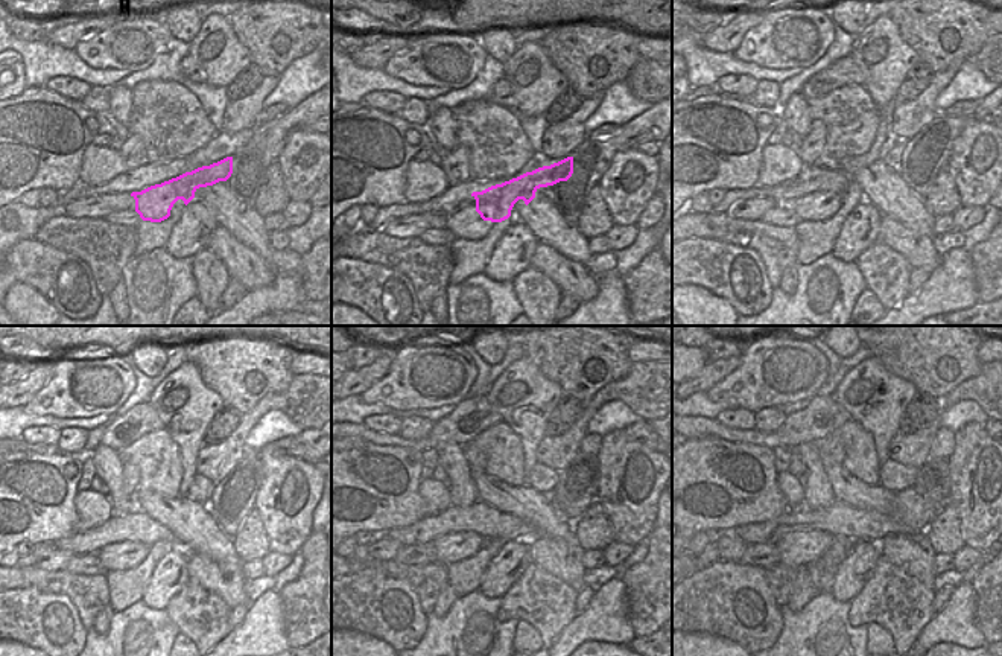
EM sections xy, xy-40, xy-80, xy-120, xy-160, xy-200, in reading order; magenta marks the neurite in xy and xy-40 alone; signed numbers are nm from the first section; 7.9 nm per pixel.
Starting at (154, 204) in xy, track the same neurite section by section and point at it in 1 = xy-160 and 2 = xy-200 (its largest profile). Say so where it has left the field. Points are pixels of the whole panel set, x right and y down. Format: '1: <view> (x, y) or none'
1: xy-160 (455, 547)
2: xy-200 (799, 548)

